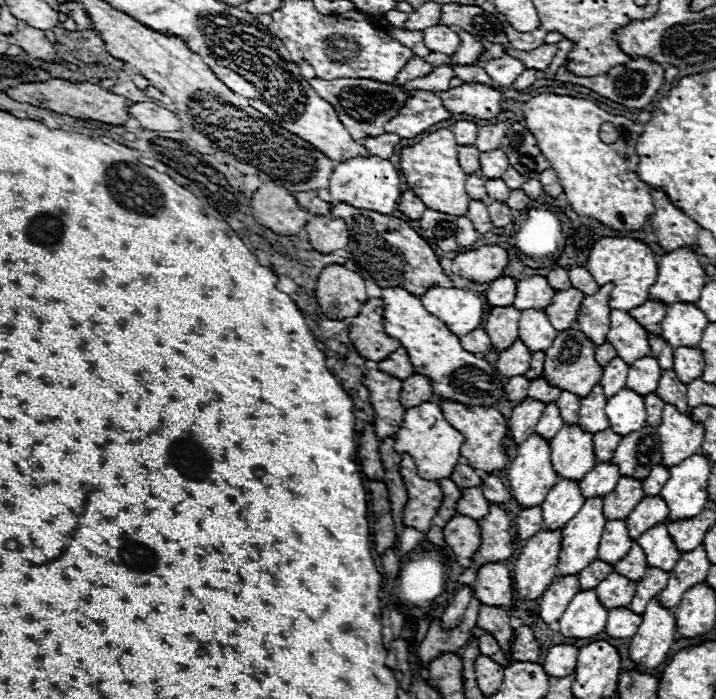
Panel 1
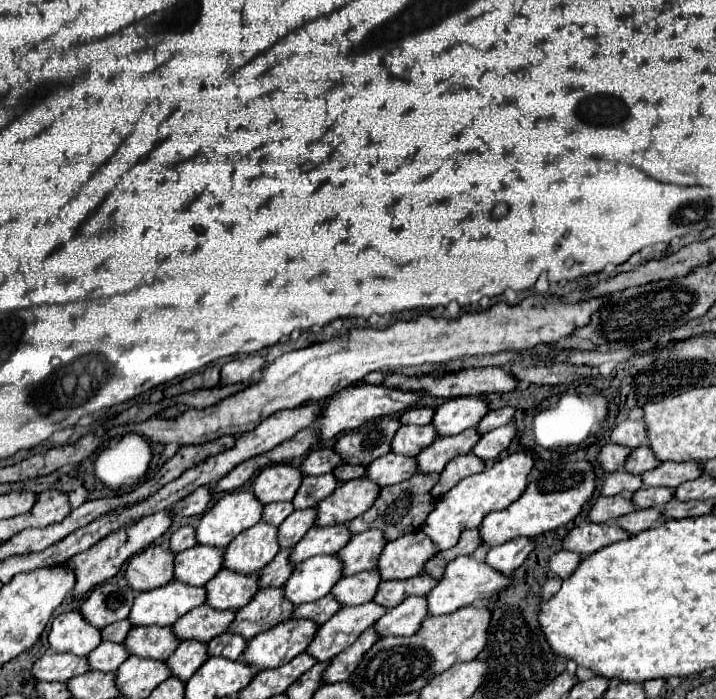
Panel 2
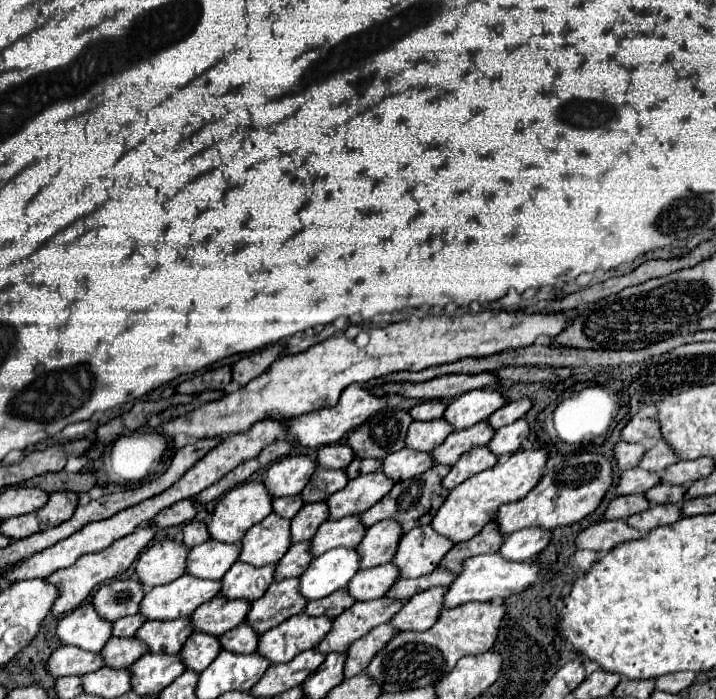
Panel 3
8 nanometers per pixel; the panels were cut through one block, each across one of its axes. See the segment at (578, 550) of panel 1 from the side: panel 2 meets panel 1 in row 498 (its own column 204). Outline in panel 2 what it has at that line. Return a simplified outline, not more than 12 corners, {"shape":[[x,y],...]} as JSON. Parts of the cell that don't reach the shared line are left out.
{"shape":[[174,580],[136,596],[134,626],[172,626],[204,602]]}

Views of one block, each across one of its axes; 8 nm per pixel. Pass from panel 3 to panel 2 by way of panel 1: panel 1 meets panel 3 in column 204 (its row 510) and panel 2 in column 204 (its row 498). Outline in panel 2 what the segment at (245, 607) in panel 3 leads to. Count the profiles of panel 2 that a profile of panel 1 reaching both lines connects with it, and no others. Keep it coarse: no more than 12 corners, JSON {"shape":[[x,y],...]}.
{"shape":[[204,604],[174,624],[180,640],[210,642],[236,610]]}

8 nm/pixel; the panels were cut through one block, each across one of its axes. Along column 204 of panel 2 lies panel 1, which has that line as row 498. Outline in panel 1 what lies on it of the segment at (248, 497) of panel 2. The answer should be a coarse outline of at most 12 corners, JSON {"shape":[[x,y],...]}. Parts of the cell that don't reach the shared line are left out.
{"shape":[[526,438],[508,466],[522,508],[540,506],[558,482],[550,442]]}

